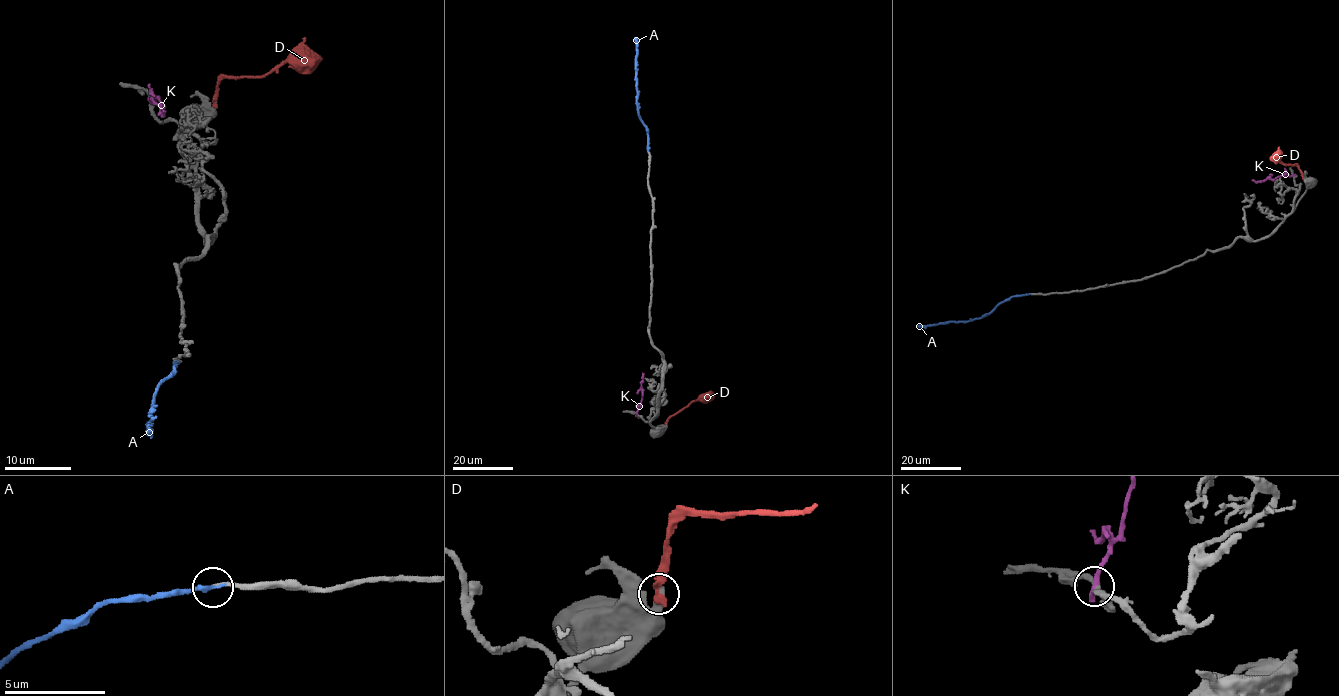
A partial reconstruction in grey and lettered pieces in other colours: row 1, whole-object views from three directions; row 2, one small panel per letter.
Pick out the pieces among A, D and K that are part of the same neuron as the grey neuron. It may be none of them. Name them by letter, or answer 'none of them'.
A

